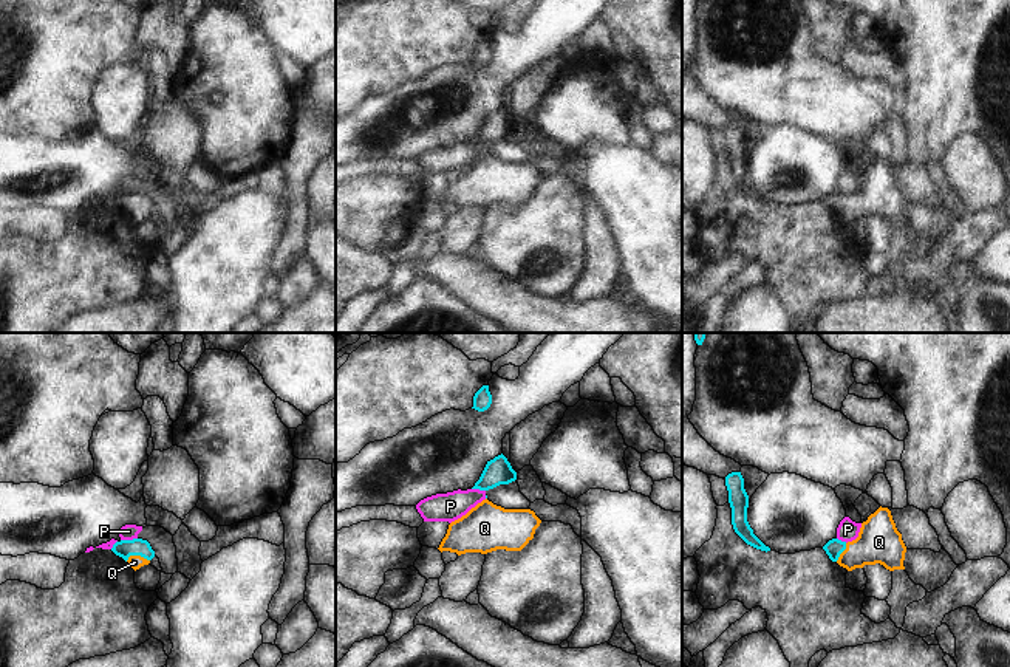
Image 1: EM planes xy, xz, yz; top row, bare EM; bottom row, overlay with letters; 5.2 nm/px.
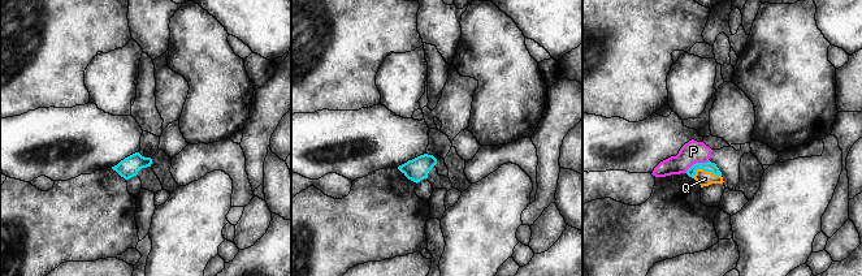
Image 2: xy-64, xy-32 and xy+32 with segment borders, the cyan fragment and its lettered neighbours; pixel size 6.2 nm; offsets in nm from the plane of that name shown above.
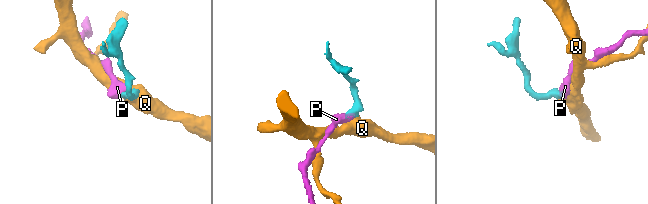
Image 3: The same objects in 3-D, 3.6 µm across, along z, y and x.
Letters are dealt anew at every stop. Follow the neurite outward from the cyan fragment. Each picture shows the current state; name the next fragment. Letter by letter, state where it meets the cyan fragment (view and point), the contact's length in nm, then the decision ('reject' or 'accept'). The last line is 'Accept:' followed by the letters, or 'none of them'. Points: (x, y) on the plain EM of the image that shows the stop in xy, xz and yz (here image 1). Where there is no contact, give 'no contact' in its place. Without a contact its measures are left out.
P: contact xy (129, 194); length 90 nm; reject
Q: contact xy (138, 208); length 130 nm; accept
Accept: Q

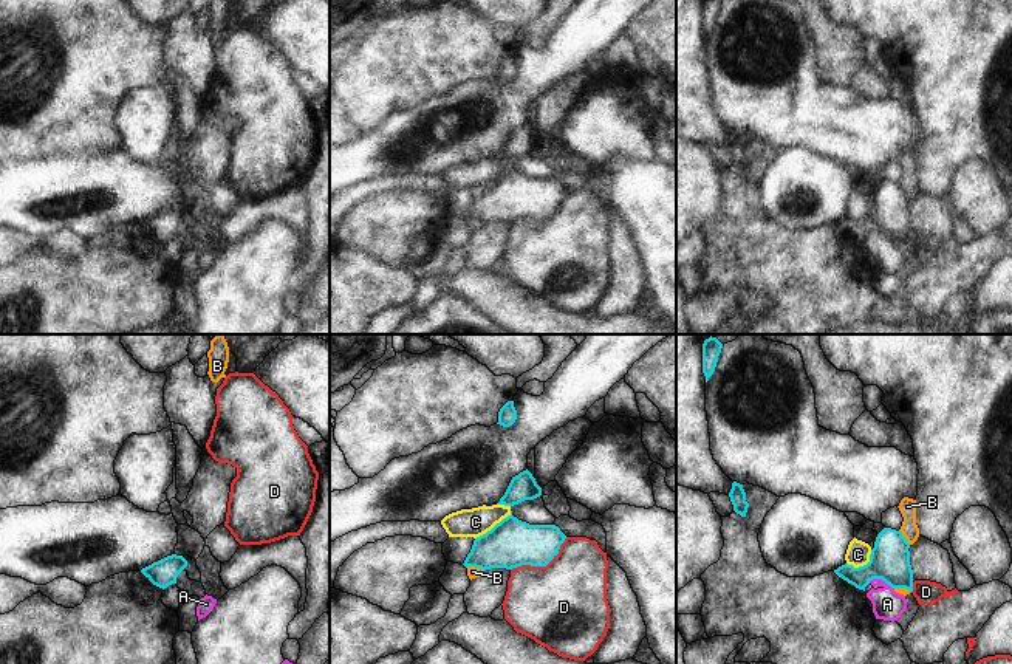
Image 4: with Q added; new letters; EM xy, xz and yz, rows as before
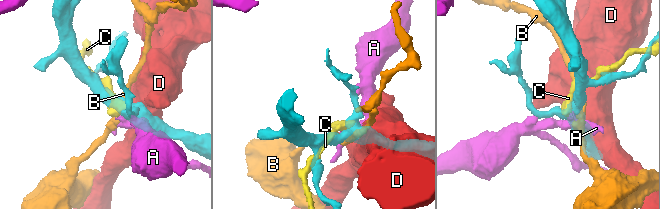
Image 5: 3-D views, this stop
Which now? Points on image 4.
A: contact yz (881, 231); length 140 nm; reject
B: contact xz (475, 220); length 100 nm; reject
C: contact xz (494, 180); length 240 nm; reject
D: contact xz (542, 219); length 340 nm; reject
Accept: none of them

